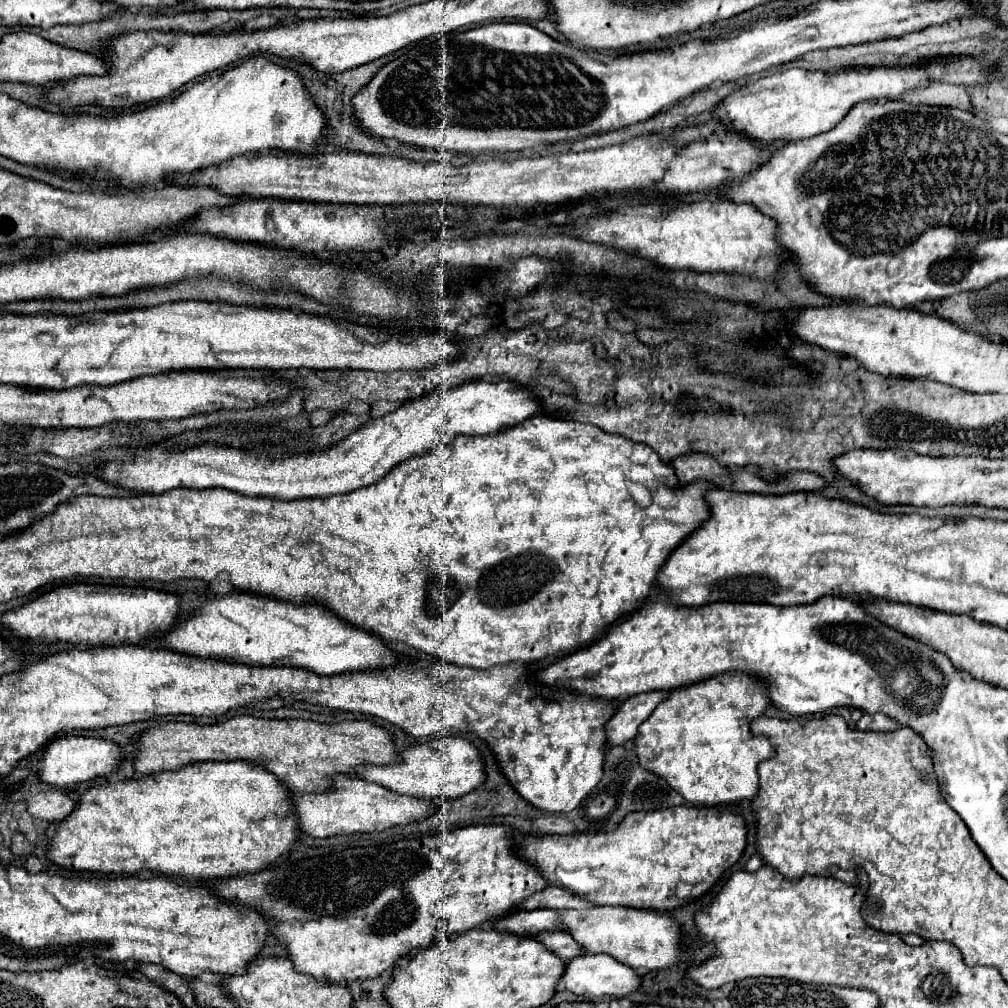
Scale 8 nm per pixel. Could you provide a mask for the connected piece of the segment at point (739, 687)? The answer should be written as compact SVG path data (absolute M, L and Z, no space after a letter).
M726 672L724 676L710 676L696 684L674 688L648 716L648 720L640 724L640 732L634 738L634 752L644 770L664 778L672 788L676 788L676 792L684 796L686 802L694 806L716 806L748 800L758 792L758 762L774 754L768 738L750 734L750 722L768 706L770 700L764 684L742 672Z

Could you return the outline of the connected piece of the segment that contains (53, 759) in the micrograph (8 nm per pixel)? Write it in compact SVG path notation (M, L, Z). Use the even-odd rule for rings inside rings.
M62 736L52 740L44 746L42 754L30 756L30 770L36 774L40 782L46 782L50 786L72 786L76 782L88 782L98 776L106 776L114 772L120 764L120 748L108 740L100 738L82 738L82 736Z

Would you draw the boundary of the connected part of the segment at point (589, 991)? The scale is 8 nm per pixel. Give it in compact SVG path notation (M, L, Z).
M580 954L580 956L566 962L566 968L564 968L560 982L572 994L580 994L580 996L588 996L588 998L594 998L594 996L622 998L640 986L640 974L636 974L632 968L620 964L618 960L612 960L612 956Z

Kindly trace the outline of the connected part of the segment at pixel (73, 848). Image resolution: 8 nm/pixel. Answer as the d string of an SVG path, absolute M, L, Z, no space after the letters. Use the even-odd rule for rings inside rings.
M244 760L204 762L88 788L80 796L76 808L56 824L56 832L48 840L46 856L58 866L78 872L138 874L140 870L158 870L166 876L214 880L262 870L278 856L290 852L296 834L298 826L290 804L290 792L276 776Z

